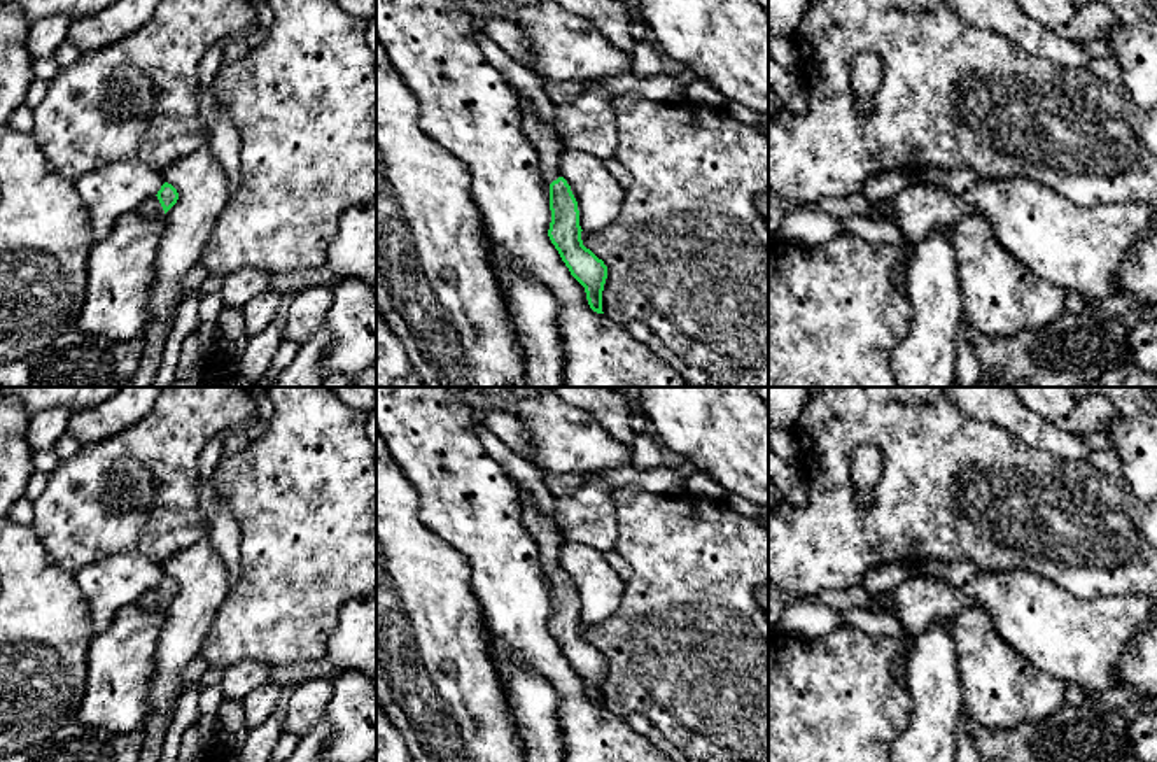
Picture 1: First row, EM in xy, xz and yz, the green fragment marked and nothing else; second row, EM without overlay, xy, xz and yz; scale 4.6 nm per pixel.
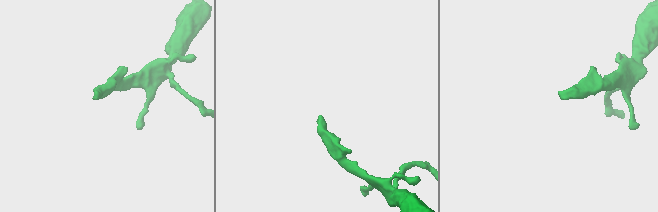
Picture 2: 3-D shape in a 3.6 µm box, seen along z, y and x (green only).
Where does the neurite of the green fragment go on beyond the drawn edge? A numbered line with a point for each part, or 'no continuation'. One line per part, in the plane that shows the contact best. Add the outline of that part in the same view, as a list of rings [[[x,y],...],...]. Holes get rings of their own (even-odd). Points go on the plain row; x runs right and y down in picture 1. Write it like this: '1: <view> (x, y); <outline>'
1: xy (151, 601); [[[158,589],[145,592],[138,601],[137,606],[145,611],[163,611],[165,603],[158,592]]]

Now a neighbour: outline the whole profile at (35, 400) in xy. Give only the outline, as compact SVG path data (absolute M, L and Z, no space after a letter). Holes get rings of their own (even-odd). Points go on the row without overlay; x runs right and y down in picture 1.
M0 387L0 396L16 396L30 413L63 406L72 413L112 398L121 387Z

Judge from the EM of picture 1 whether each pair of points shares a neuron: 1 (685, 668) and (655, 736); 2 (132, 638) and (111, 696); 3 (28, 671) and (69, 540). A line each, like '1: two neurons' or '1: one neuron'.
1: two neurons
2: one neuron
3: two neurons

